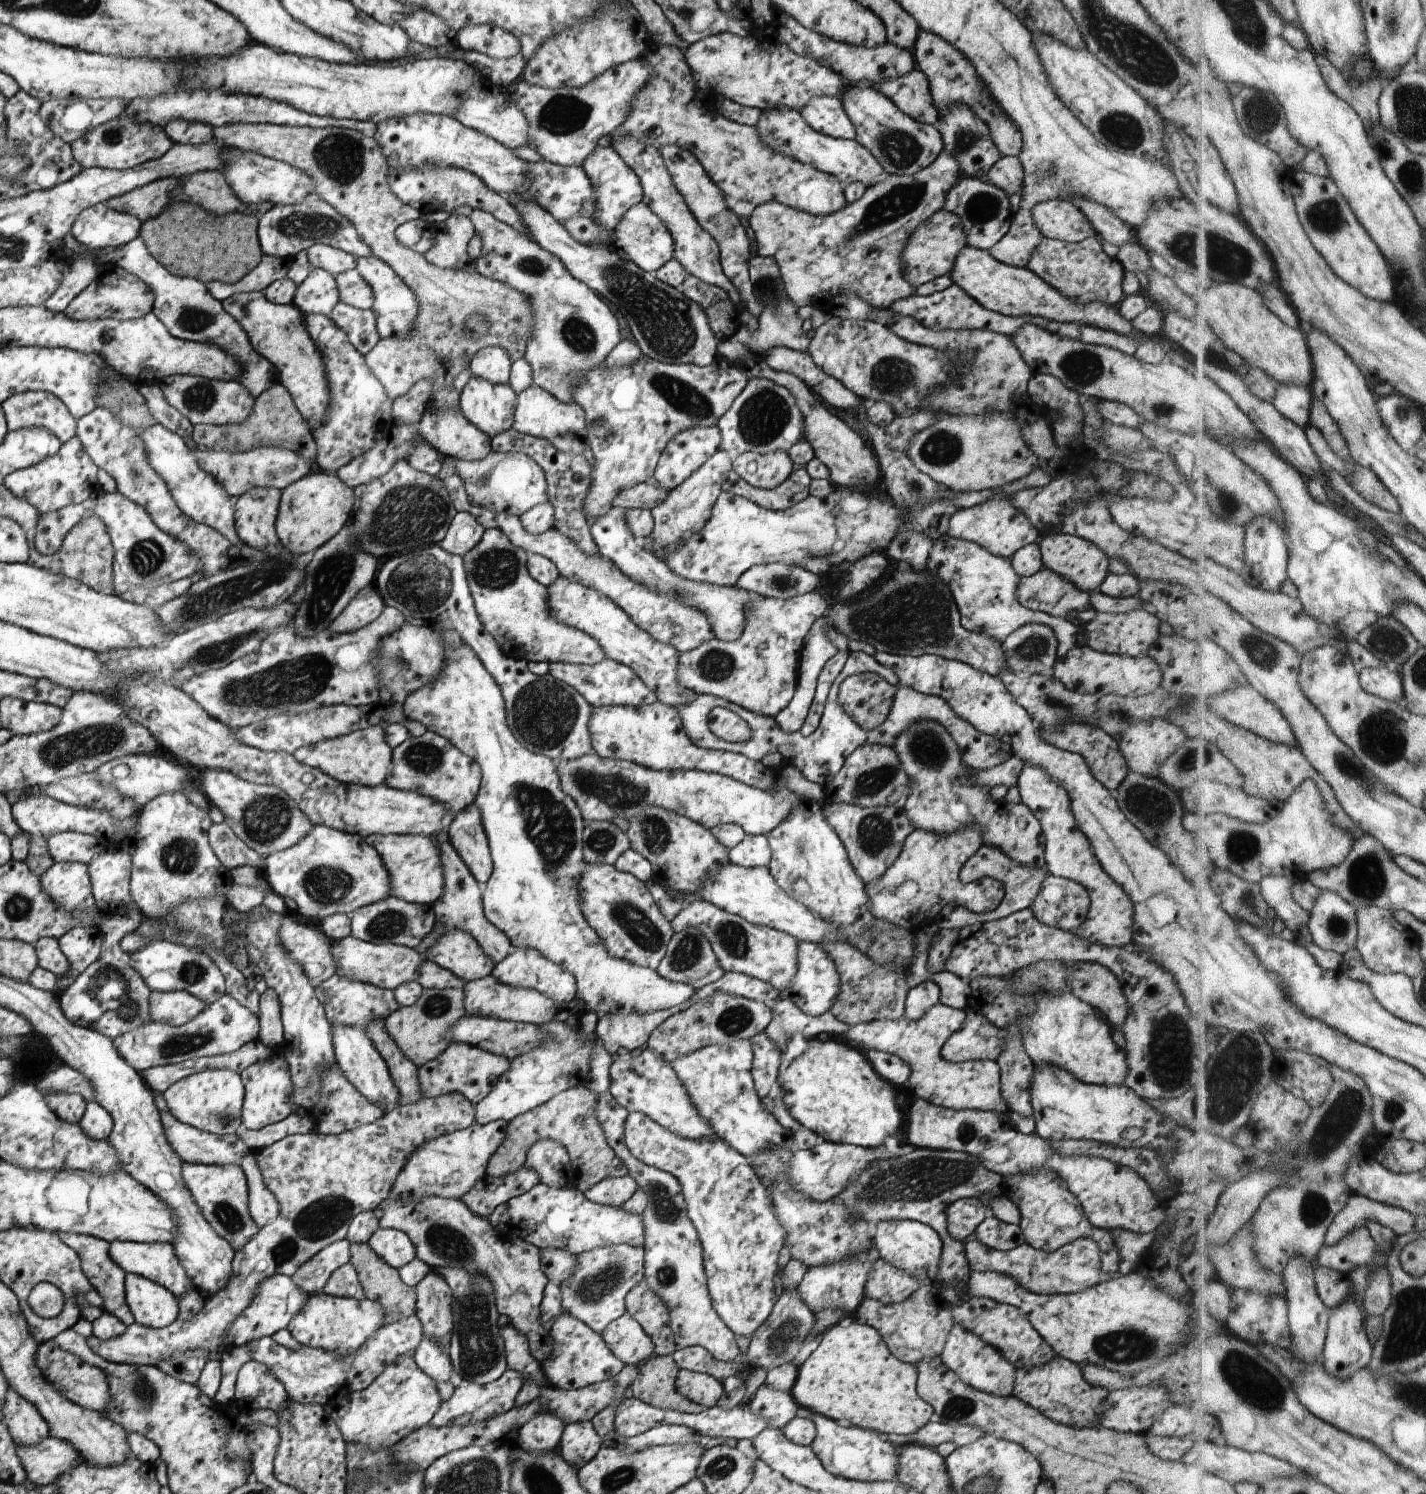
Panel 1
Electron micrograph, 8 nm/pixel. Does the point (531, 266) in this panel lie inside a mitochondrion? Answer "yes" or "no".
yes

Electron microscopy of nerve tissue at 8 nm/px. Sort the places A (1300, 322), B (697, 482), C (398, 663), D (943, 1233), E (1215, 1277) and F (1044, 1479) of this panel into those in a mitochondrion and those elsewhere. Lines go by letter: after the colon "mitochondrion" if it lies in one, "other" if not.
A: other
B: other
C: mitochondrion
D: other
E: other
F: other

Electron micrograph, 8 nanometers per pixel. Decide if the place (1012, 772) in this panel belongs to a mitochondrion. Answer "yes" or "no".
no

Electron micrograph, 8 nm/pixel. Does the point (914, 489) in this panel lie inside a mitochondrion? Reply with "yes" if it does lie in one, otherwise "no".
yes

